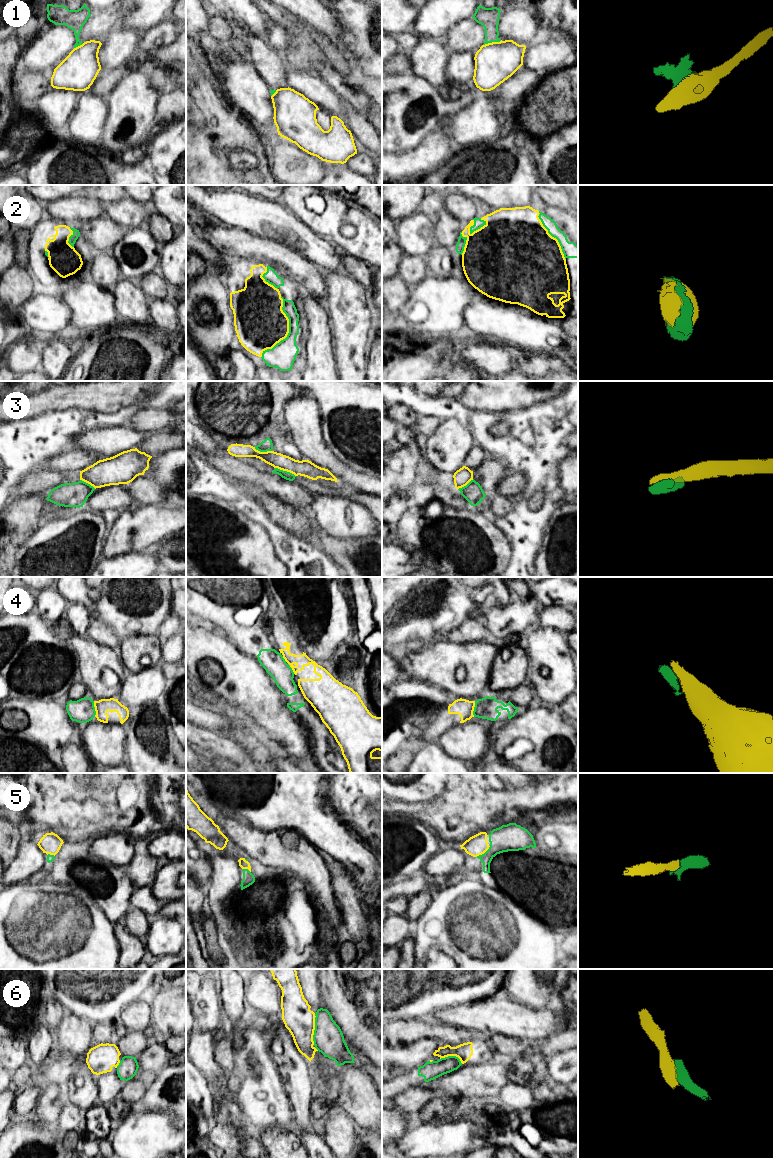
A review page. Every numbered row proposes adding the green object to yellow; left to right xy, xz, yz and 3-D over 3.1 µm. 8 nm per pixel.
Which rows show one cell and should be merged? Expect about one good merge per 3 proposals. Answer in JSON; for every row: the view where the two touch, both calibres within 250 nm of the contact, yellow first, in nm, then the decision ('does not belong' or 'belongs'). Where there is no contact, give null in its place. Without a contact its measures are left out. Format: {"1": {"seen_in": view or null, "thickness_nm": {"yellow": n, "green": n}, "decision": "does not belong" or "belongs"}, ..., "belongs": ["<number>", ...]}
{"1": {"seen_in": "yz", "thickness_nm": {"yellow": 320, "green": 160}, "decision": "does not belong"}, "2": {"seen_in": "xz", "thickness_nm": {"yellow": 420, "green": 200}, "decision": "belongs"}, "3": {"seen_in": "xz", "thickness_nm": {"yellow": 140, "green": 70}, "decision": "does not belong"}, "4": {"seen_in": "xy", "thickness_nm": {"yellow": 120, "green": 190}, "decision": "does not belong"}, "5": {"seen_in": "yz", "thickness_nm": {"yellow": 160, "green": 220}, "decision": "belongs"}, "6": {"seen_in": "xz", "thickness_nm": {"yellow": 240, "green": 240}, "decision": "does not belong"}, "belongs": ["2", "5"]}

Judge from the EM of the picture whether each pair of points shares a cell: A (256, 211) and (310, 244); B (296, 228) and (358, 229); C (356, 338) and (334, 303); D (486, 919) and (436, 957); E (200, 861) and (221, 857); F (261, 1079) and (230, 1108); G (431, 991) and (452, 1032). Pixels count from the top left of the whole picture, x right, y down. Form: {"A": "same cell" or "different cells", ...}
{"A": "same cell", "B": "different cells", "C": "same cell", "D": "same cell", "E": "different cells", "F": "different cells", "G": "different cells"}

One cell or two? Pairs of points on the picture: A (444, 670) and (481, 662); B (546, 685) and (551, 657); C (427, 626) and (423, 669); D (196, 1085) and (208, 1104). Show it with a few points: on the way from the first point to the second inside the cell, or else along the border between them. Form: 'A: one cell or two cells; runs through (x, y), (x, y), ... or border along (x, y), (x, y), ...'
A: one cell; runs through (453, 661), (472, 660)
B: one cell; runs through (553, 678), (553, 664)
C: two cells; border along (441, 639), (428, 645)
D: one cell; runs through (197, 1090), (204, 1099)

